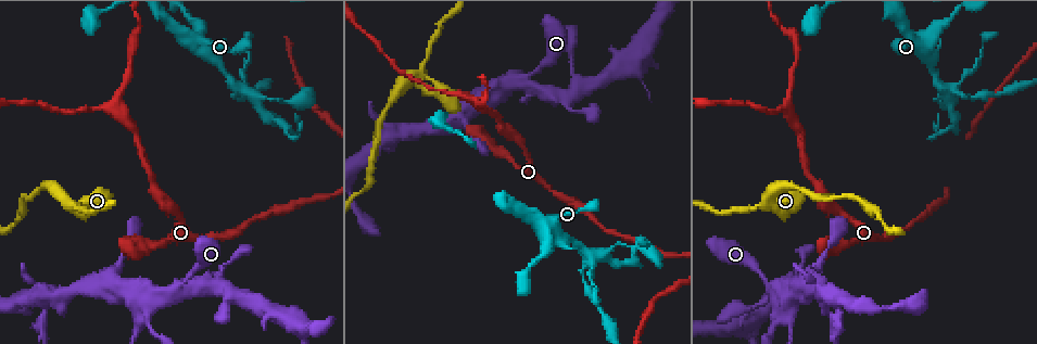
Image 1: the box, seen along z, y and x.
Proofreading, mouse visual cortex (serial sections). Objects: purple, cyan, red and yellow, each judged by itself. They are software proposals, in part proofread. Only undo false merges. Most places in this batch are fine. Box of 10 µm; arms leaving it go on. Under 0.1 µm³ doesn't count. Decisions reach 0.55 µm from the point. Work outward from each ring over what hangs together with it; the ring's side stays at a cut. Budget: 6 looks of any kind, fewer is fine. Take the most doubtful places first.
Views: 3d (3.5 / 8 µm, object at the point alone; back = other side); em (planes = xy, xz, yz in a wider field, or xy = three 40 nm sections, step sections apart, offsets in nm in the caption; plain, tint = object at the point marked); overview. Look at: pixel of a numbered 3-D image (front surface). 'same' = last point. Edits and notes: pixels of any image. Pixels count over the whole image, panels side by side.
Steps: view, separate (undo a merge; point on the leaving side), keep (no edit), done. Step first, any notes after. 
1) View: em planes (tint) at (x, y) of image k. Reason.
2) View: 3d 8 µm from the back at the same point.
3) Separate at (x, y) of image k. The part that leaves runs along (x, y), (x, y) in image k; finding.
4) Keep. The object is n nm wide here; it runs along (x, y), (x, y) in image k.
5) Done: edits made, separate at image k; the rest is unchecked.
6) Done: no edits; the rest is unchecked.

View: 3d 3.5 µm at (244, 90) of image 1. Sharp bend.

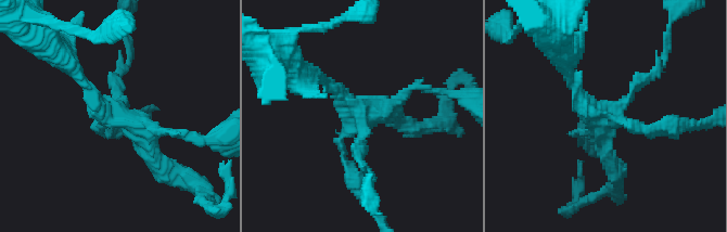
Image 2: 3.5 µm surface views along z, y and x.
View: em xy step 5 (tint) at (597, 112) of image 2. Now the EM.

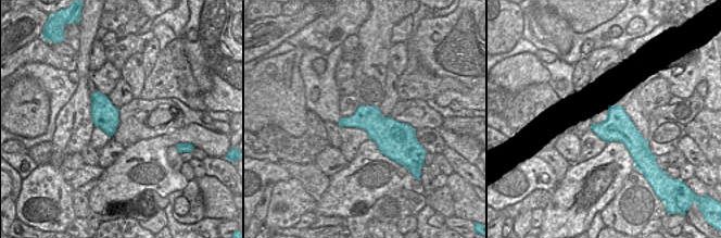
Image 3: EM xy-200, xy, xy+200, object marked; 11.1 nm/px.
Keep. It runs along (72, 66), (144, 136), (175, 132) in image 2; all the same cell.

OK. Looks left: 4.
View: 3d 3.5 µm at (790, 115) of image 1. Branch point.

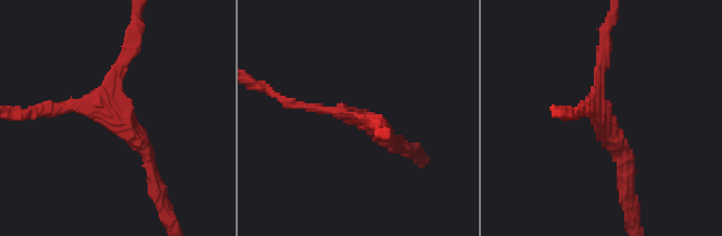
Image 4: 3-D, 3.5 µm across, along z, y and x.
View: em xy step 2 (tint) at (121, 119) of image 4. 3 arms meet here; the arms are 150, 150, 200 nm wide.

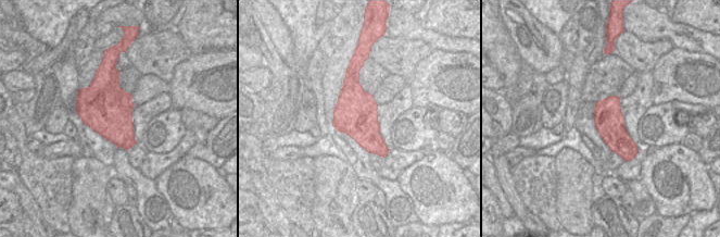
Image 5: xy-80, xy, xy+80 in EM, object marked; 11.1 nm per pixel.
Keep. The object is 480 nm wide here; it runs along (154, 179), (121, 120), (58, 107) in image 4; continuous, no second cell.

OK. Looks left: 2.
View: 3d 3.5 µm at (786, 312) of image 1. Four arms meet.

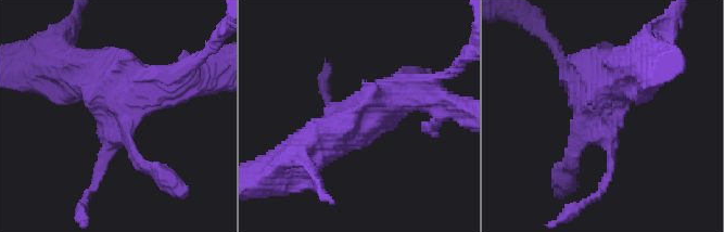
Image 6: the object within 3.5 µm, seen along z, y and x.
View: em xy step 3 (tint) at (602, 113) of image 6. 4 arms meet here; the arms are 200, 200, 400, 600 nm wide.

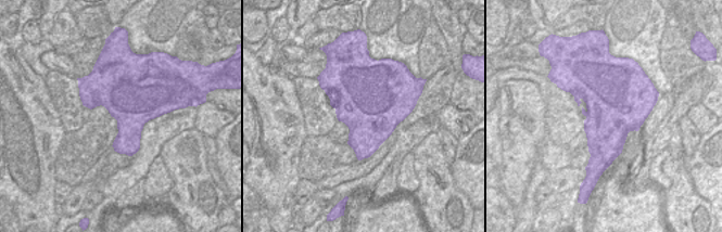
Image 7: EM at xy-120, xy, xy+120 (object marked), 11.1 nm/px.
Keep. It runs along (427, 89), (380, 103), (307, 153) in image 6; one cell here.

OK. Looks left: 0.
Done: no edits; the rest is unchecked.

